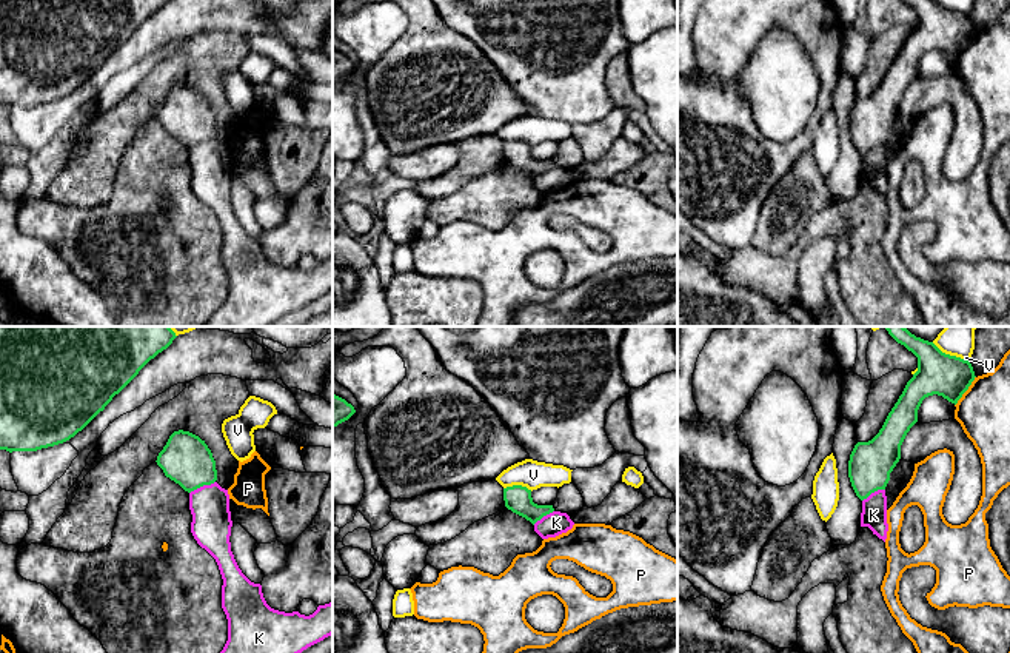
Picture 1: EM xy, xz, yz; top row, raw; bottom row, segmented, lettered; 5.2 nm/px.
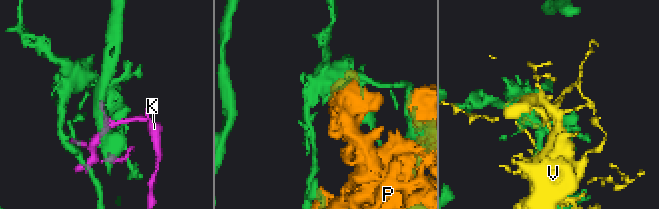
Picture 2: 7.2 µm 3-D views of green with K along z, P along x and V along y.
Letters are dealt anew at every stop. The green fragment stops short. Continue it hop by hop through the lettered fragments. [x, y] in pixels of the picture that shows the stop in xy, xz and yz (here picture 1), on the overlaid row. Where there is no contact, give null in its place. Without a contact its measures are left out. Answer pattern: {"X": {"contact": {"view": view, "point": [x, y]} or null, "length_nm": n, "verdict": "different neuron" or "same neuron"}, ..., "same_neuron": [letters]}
{"K": {"contact": {"view": "xy", "point": [202, 485]}, "length_nm": 150, "verdict": "different neuron"}, "P": {"contact": {"view": "yz", "point": [966, 390]}, "length_nm": 190, "verdict": "different neuron"}, "V": {"contact": {"view": "yz", "point": [949, 354]}, "length_nm": 220, "verdict": "different neuron"}, "same_neuron": []}

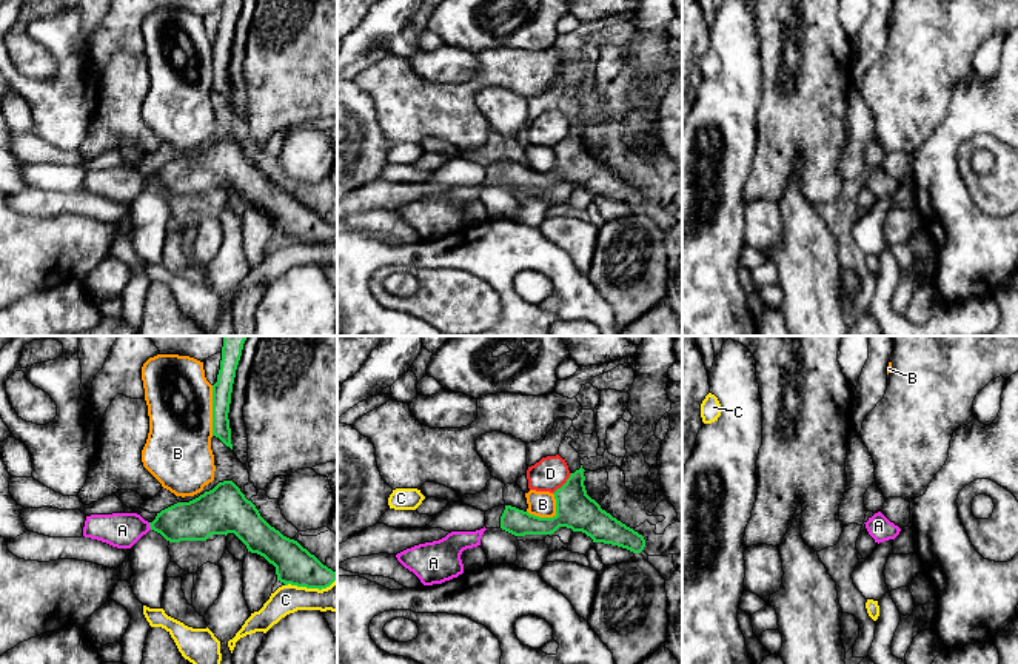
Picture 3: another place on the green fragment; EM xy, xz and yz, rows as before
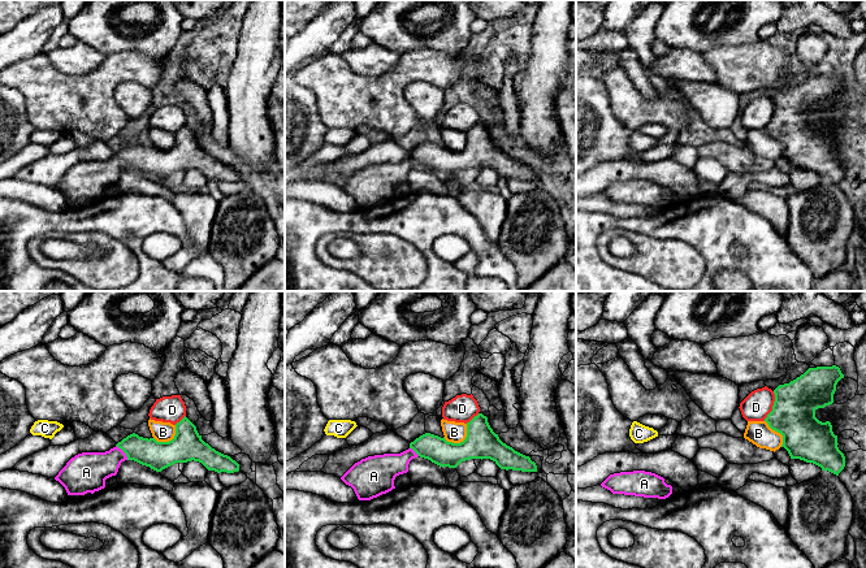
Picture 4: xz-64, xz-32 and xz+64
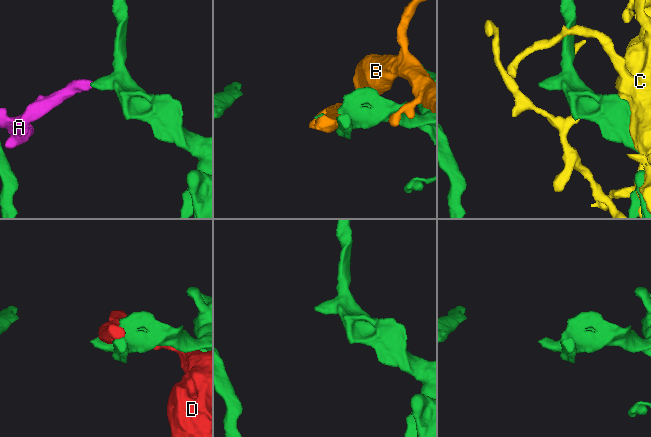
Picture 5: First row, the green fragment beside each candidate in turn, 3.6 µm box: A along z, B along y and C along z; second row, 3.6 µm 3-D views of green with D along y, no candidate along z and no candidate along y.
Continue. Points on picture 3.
{"A": {"contact": {"view": "xy", "point": [150, 526]}, "length_nm": 40, "verdict": "same neuron"}, "B": {"contact": {"view": "xz", "point": [550, 518]}, "length_nm": 180, "verdict": "different neuron"}, "C": {"contact": {"view": "xy", "point": [310, 587]}, "length_nm": 280, "verdict": "different neuron"}, "D": {"contact": {"view": "xz", "point": [564, 484]}, "length_nm": 150, "verdict": "different neuron"}, "same_neuron": ["A"]}

